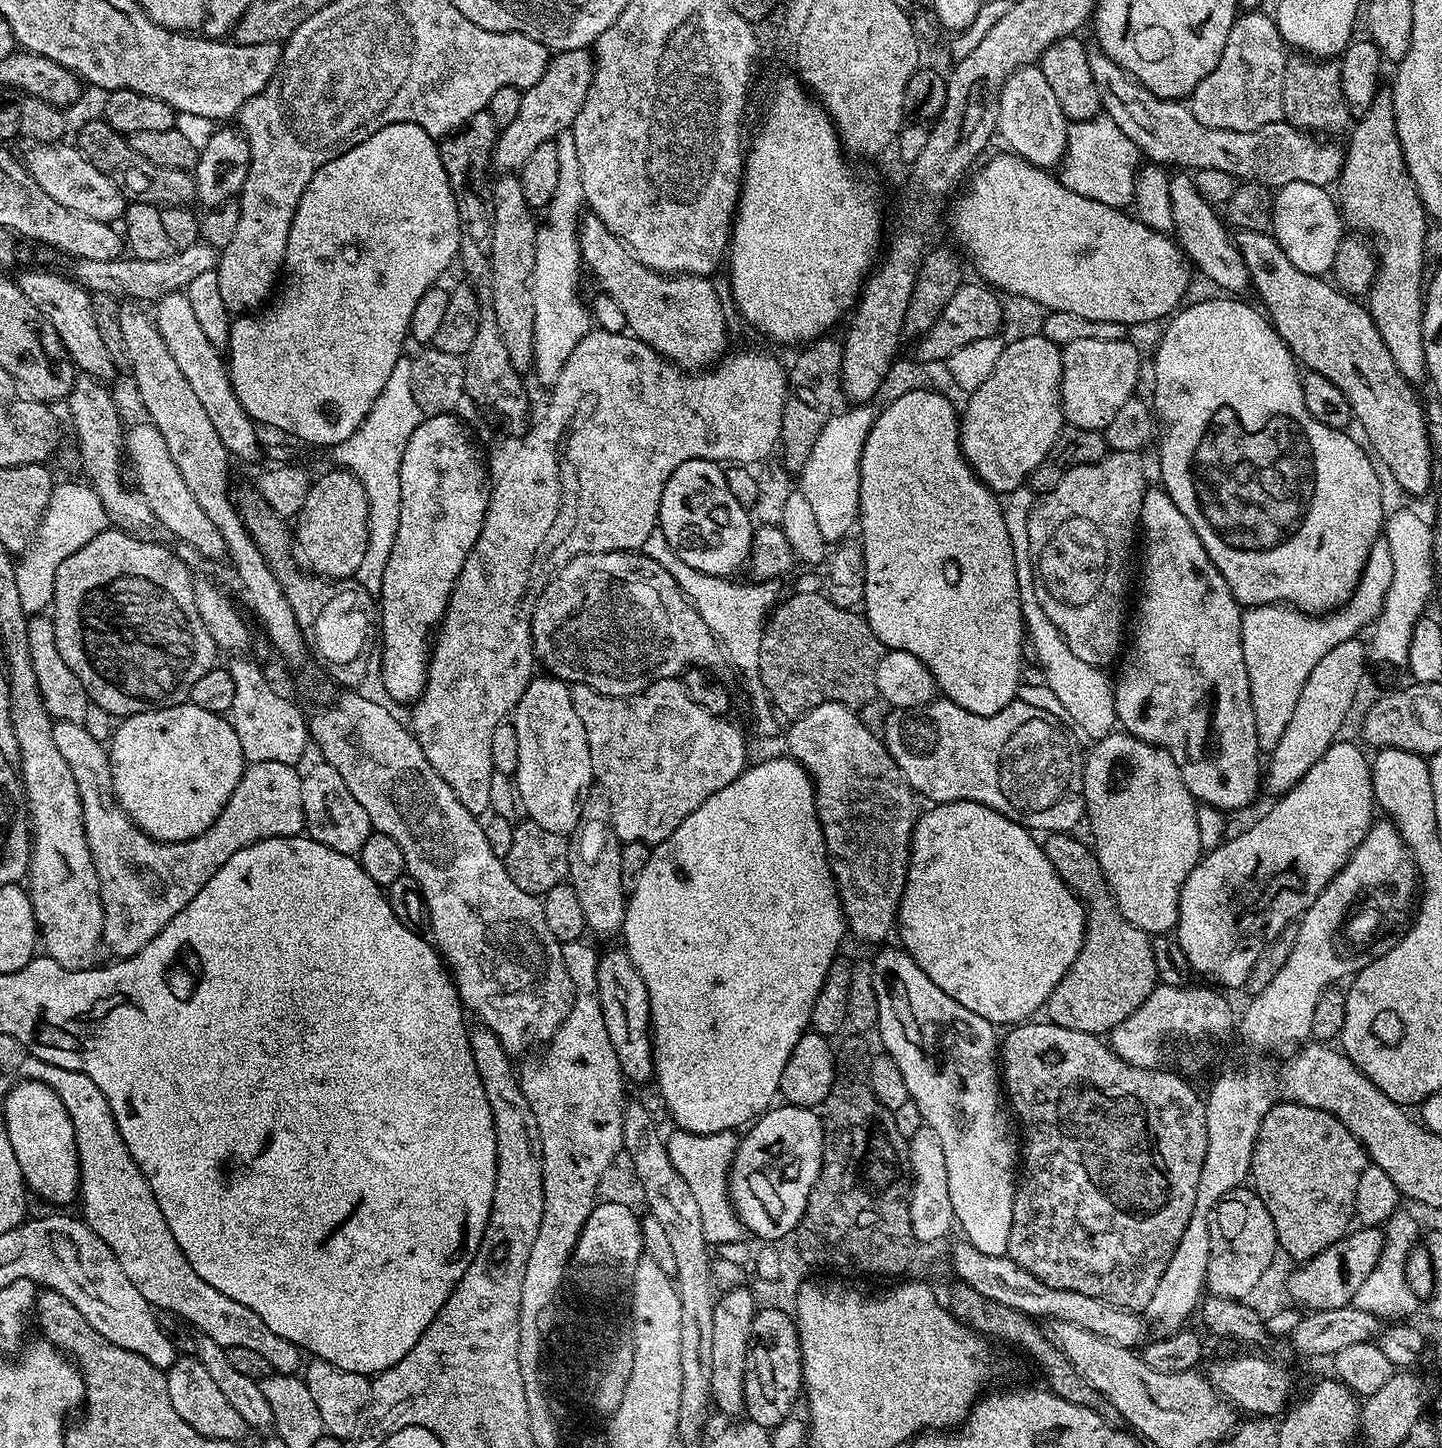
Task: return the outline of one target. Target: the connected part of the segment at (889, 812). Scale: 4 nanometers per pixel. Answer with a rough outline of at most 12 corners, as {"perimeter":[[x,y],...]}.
{"perimeter":[[845,704],[795,717],[849,933],[893,935],[918,797]]}

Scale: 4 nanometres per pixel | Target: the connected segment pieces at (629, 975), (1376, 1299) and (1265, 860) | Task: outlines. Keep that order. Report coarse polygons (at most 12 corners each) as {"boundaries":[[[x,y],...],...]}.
{"boundaries":[[[601,951],[598,998],[625,1081],[653,1079],[646,982]],[[1404,1210],[1388,1219],[1384,1249],[1351,1307],[1389,1321],[1418,1299],[1406,1278],[1422,1228]],[[1332,743],[1203,853],[1174,935],[1243,989],[1372,827],[1369,757]]]}

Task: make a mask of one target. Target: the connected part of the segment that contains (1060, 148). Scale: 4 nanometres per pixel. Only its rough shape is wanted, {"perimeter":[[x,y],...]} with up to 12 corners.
{"perimeter":[[1036,64],[995,101],[1003,147],[1040,168],[1068,149],[1068,117]]}

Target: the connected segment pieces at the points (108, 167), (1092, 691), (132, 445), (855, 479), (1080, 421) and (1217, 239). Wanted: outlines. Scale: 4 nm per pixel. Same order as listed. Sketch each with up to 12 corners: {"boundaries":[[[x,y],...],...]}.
{"boundaries":[[[102,118],[75,147],[129,201],[197,203],[192,172],[142,158]],[[1028,600],[1026,640],[1077,729],[1117,727],[1111,679]],[[127,429],[135,491],[156,524],[205,561],[226,542],[190,494],[166,438]],[[871,407],[837,411],[798,474],[825,542],[860,515]],[[1131,339],[1062,348],[1060,405],[1071,427],[1101,431],[1133,399]],[[1173,175],[1174,239],[1224,294],[1250,281],[1233,233],[1191,175]]]}

